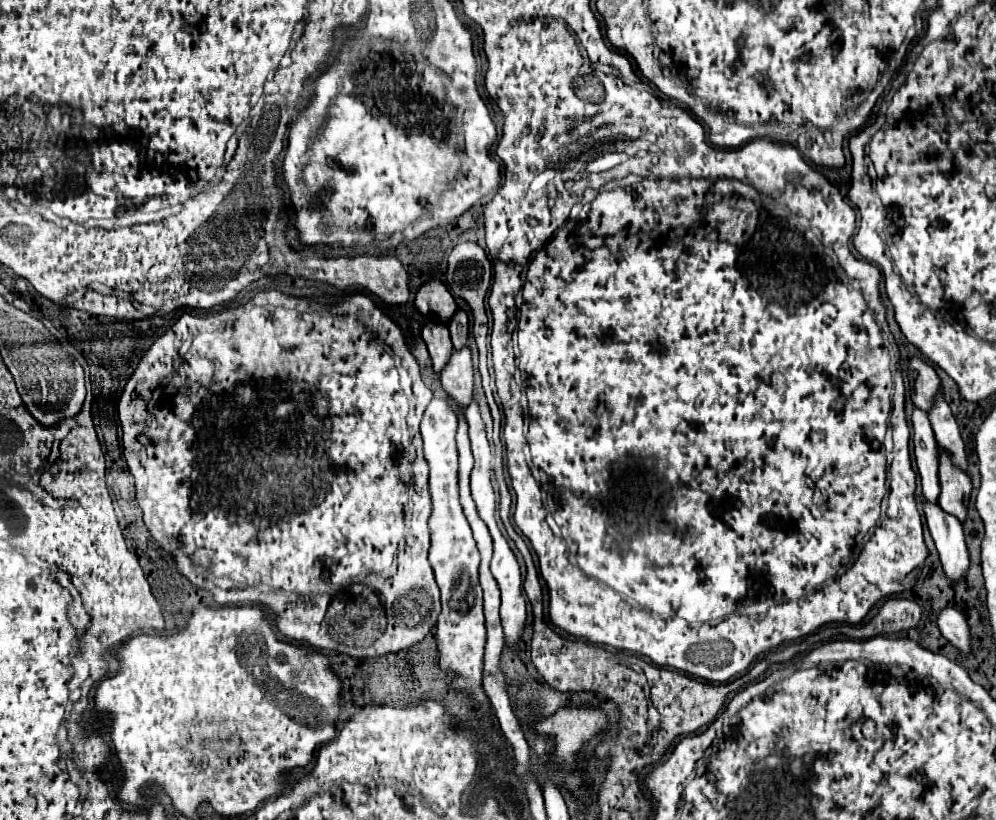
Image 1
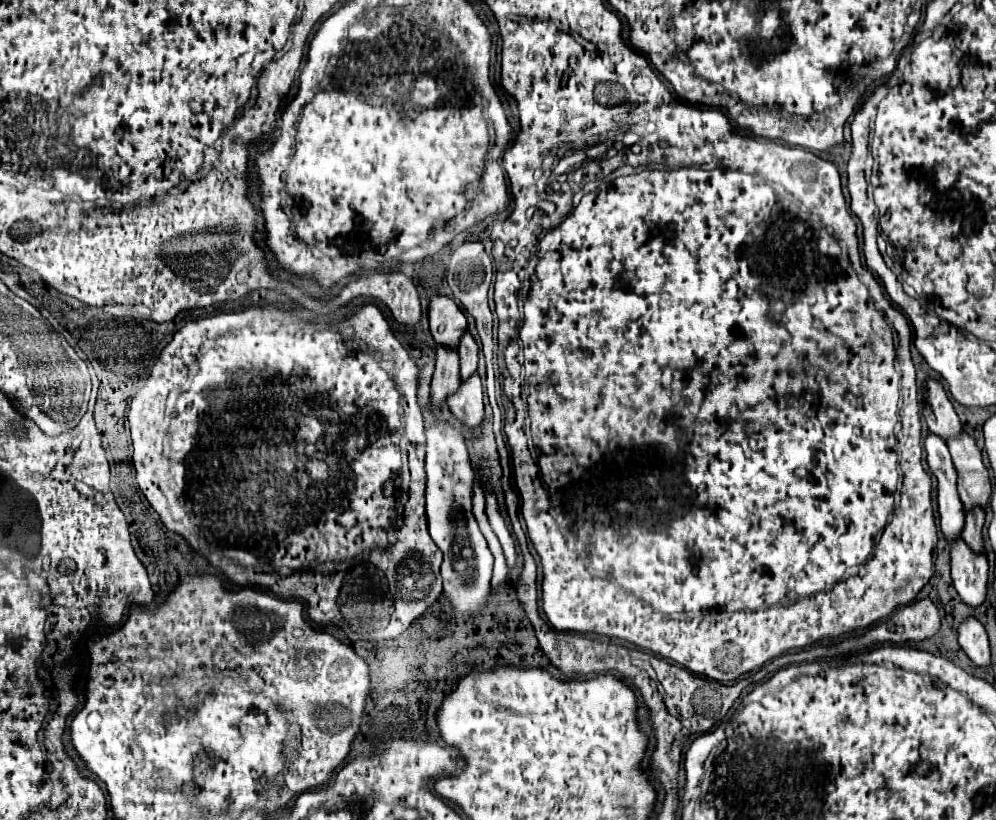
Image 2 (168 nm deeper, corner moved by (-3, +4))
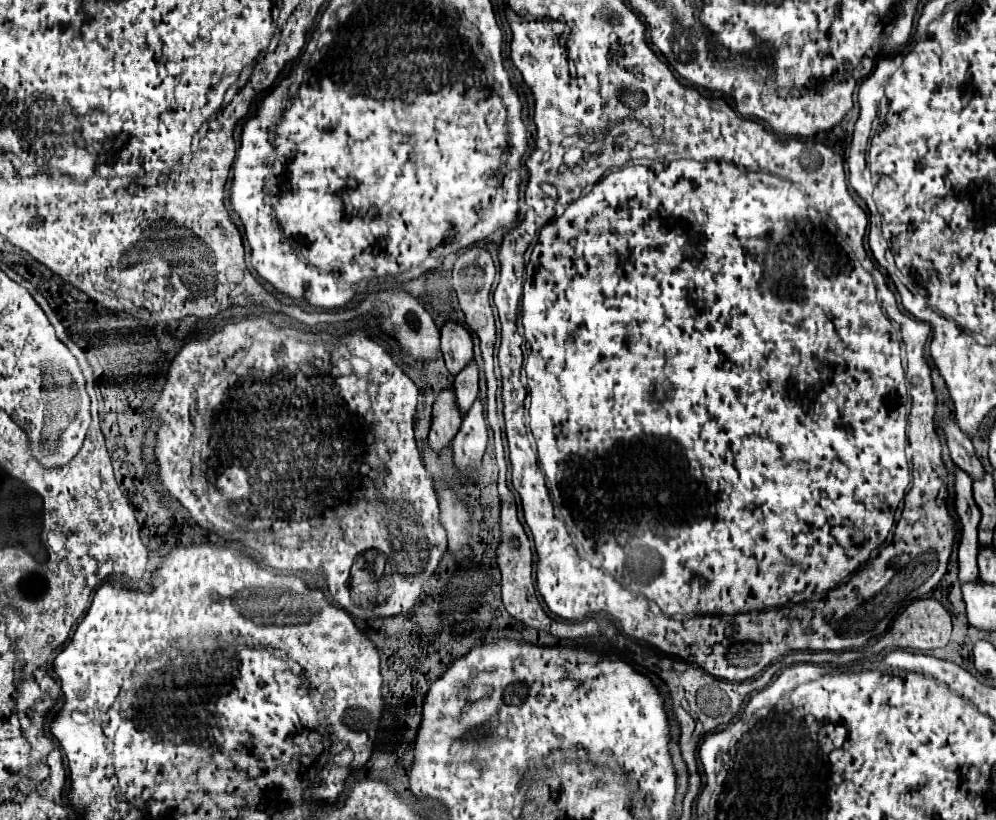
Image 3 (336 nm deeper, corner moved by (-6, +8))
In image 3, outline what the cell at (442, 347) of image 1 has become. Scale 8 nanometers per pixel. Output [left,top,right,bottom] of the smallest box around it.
[428,388,460,452]

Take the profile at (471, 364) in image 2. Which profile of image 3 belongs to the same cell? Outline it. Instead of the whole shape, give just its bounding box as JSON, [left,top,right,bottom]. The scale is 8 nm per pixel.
[454,362,478,412]

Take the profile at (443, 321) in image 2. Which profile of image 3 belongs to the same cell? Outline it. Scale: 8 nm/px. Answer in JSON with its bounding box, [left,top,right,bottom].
[440,320,472,374]

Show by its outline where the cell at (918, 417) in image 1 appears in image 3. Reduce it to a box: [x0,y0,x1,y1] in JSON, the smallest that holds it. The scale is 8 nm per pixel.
[954,468,980,582]

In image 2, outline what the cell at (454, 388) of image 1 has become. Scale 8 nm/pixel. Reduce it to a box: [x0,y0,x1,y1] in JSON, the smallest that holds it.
[447,374,483,430]

